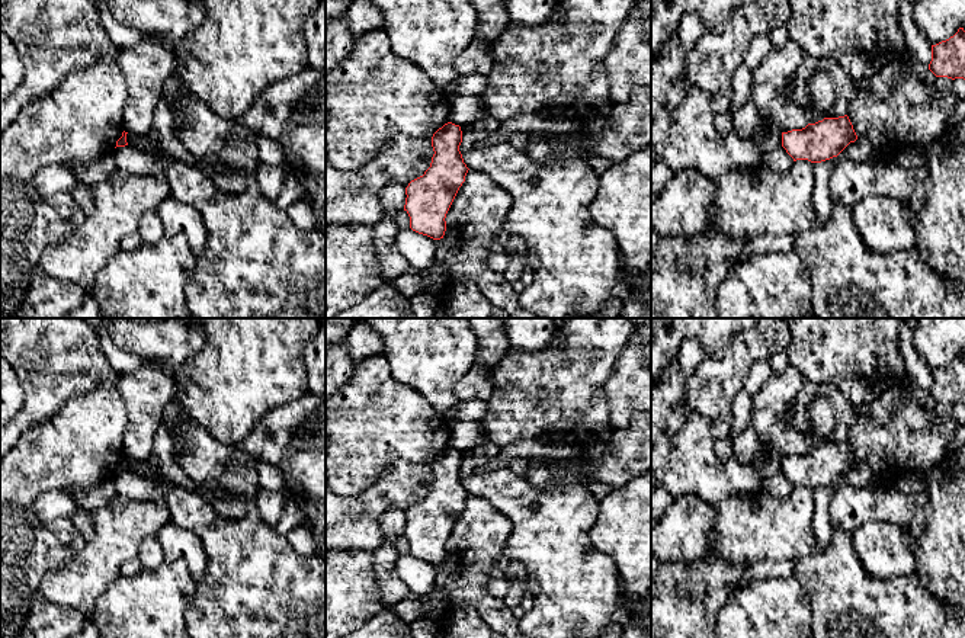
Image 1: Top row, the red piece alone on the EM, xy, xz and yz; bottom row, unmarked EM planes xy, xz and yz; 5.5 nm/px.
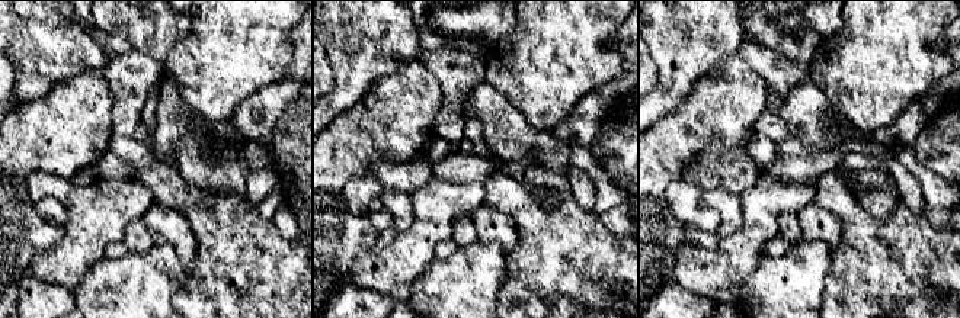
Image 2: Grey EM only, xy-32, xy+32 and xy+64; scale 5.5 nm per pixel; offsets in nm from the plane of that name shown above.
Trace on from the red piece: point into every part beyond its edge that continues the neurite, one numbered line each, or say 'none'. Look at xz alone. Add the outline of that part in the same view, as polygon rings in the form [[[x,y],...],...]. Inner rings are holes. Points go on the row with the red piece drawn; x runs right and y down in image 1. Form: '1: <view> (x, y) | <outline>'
none

